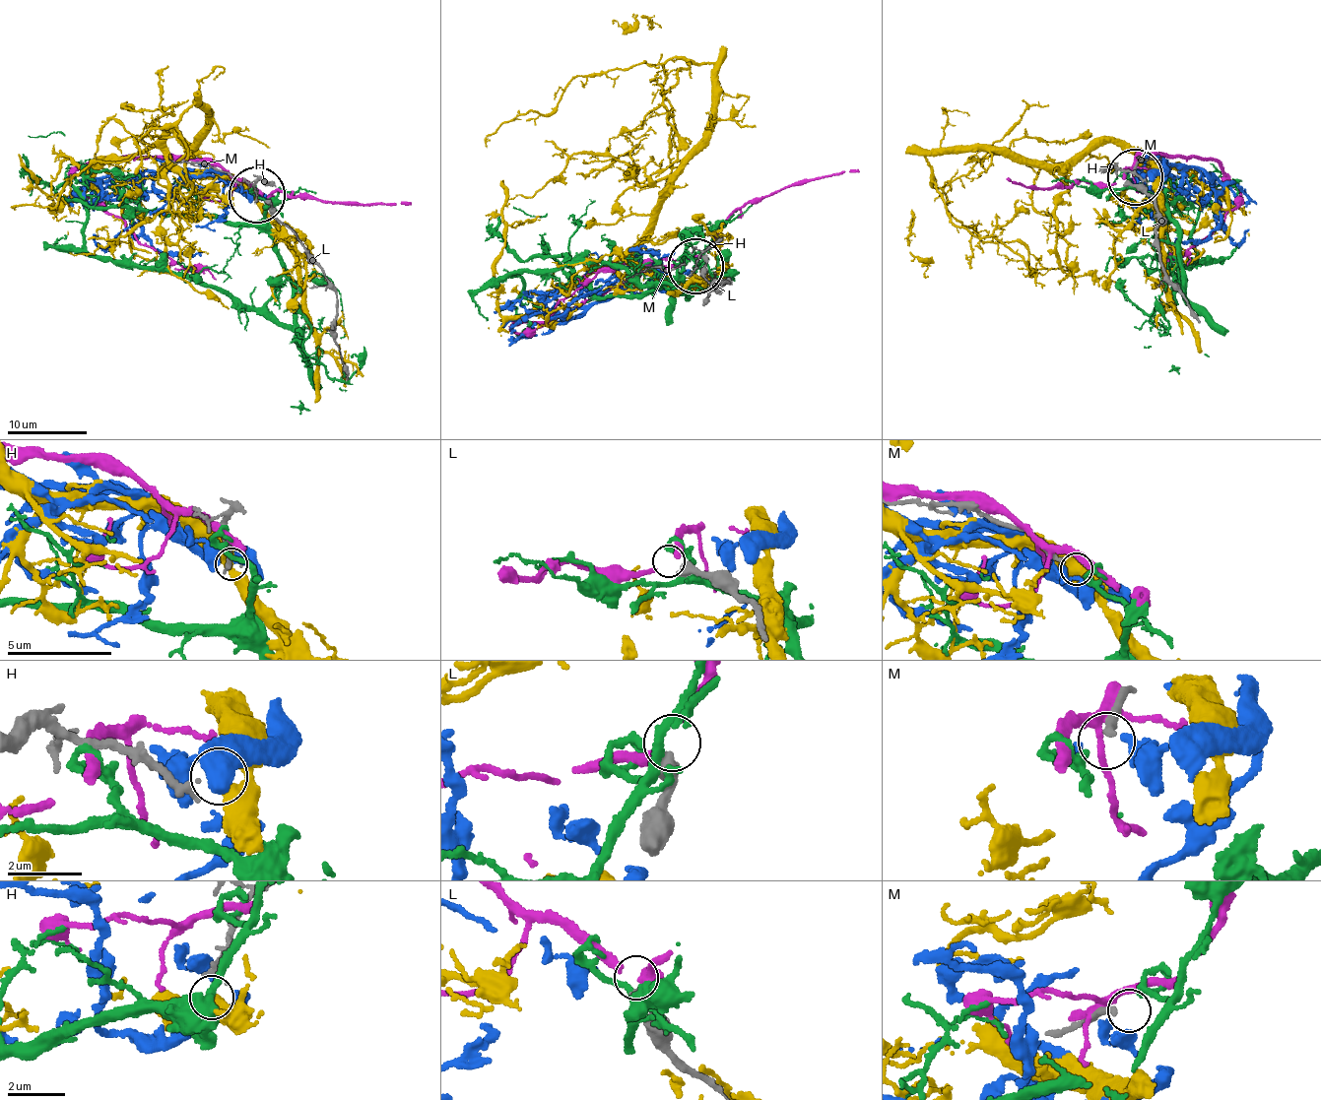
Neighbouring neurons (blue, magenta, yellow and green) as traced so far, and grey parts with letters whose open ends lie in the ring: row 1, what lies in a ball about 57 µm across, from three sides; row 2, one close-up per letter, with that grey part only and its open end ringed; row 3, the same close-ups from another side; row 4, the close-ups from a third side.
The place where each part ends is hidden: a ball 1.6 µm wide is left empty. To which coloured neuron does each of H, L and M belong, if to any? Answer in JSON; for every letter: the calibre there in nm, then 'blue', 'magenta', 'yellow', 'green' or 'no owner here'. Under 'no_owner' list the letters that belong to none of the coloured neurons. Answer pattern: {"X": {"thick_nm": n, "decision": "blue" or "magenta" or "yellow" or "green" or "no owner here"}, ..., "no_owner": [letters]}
{"H": {"thick_nm": 180, "decision": "yellow"}, "L": {"thick_nm": 480, "decision": "magenta"}, "M": {"thick_nm": 200, "decision": "green"}, "no_owner": []}

